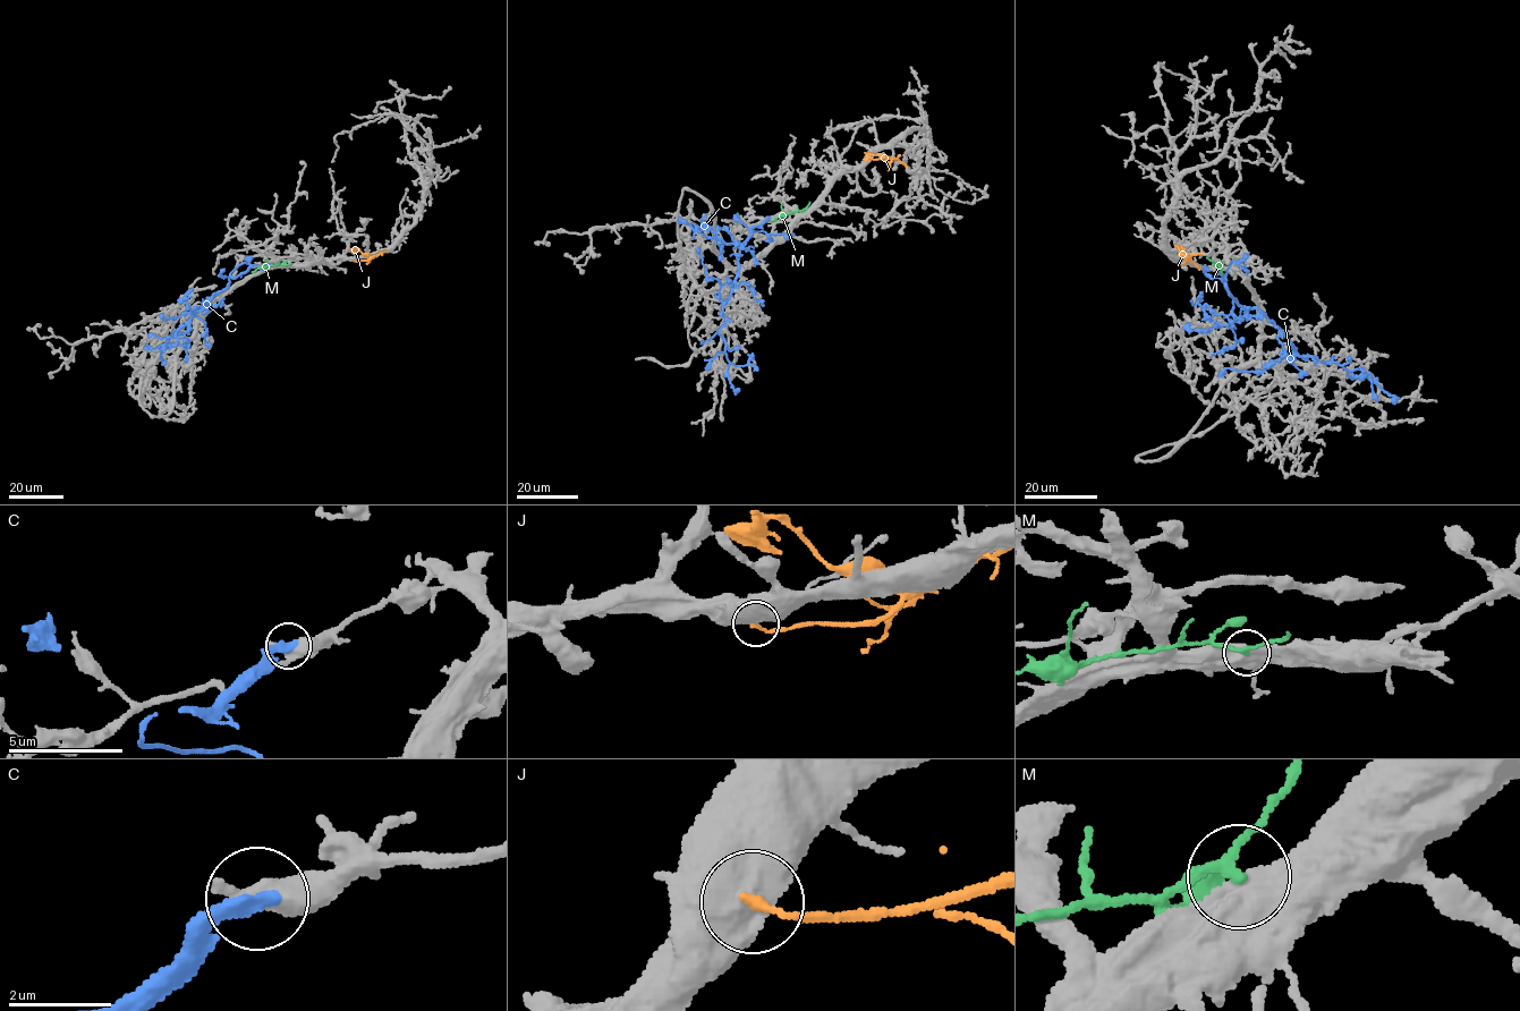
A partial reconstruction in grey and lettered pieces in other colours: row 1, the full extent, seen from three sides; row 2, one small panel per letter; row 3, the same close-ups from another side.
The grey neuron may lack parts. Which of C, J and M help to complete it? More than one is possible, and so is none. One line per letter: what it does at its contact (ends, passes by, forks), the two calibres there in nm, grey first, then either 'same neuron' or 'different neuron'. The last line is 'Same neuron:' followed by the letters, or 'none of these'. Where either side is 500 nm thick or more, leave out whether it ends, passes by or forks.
C: calibres 550 and 360 nm; different neuron
J: calibres 950 and 150 nm; different neuron
M: calibres 800 and 140 nm; different neuron
Same neuron: none of these

